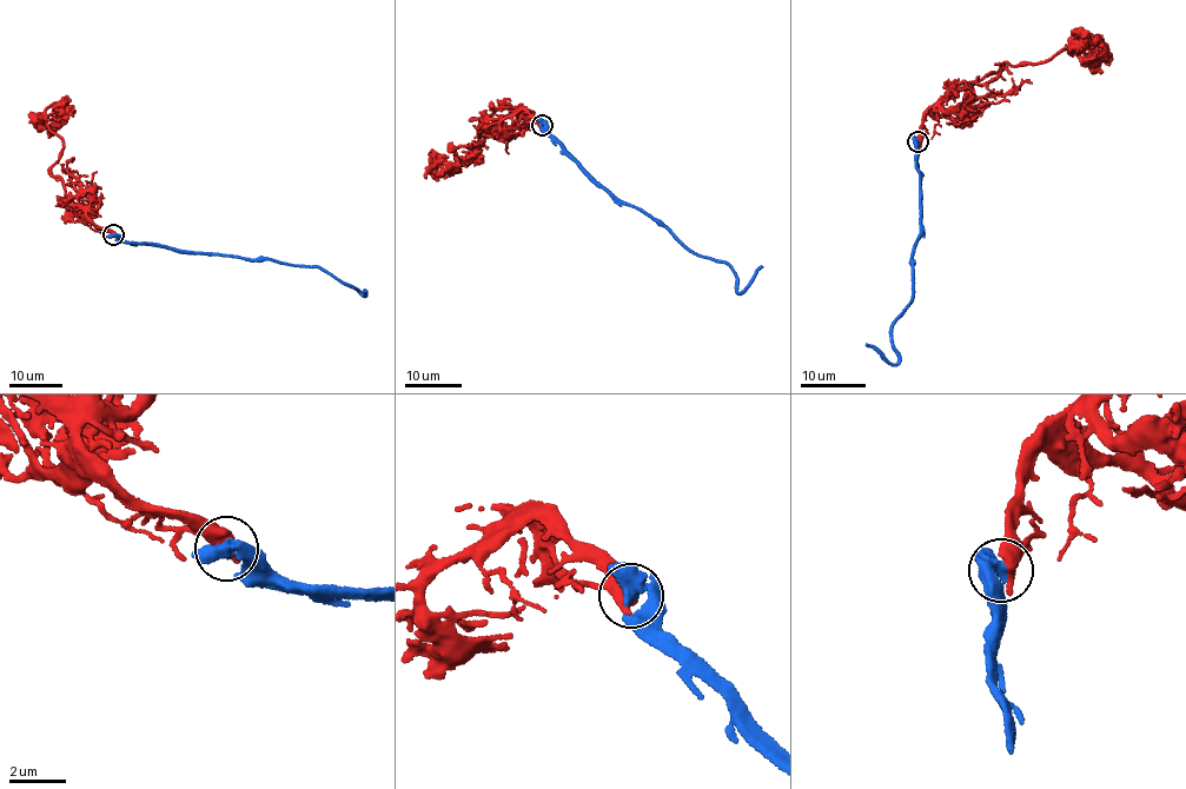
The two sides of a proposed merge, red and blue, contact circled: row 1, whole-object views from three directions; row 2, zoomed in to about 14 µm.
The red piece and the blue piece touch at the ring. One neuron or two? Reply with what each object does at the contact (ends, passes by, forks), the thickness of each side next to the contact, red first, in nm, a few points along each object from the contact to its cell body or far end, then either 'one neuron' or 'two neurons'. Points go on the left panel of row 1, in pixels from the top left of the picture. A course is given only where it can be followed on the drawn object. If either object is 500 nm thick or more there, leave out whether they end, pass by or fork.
650/440 nm | red via (114, 234), (86, 219), (53, 177), (64, 147), (46, 118), (50, 105), (57, 107), (50, 126), (28, 117) | blue via (114, 236), (167, 249), (324, 269), (363, 296), (365, 291) | two neurons

